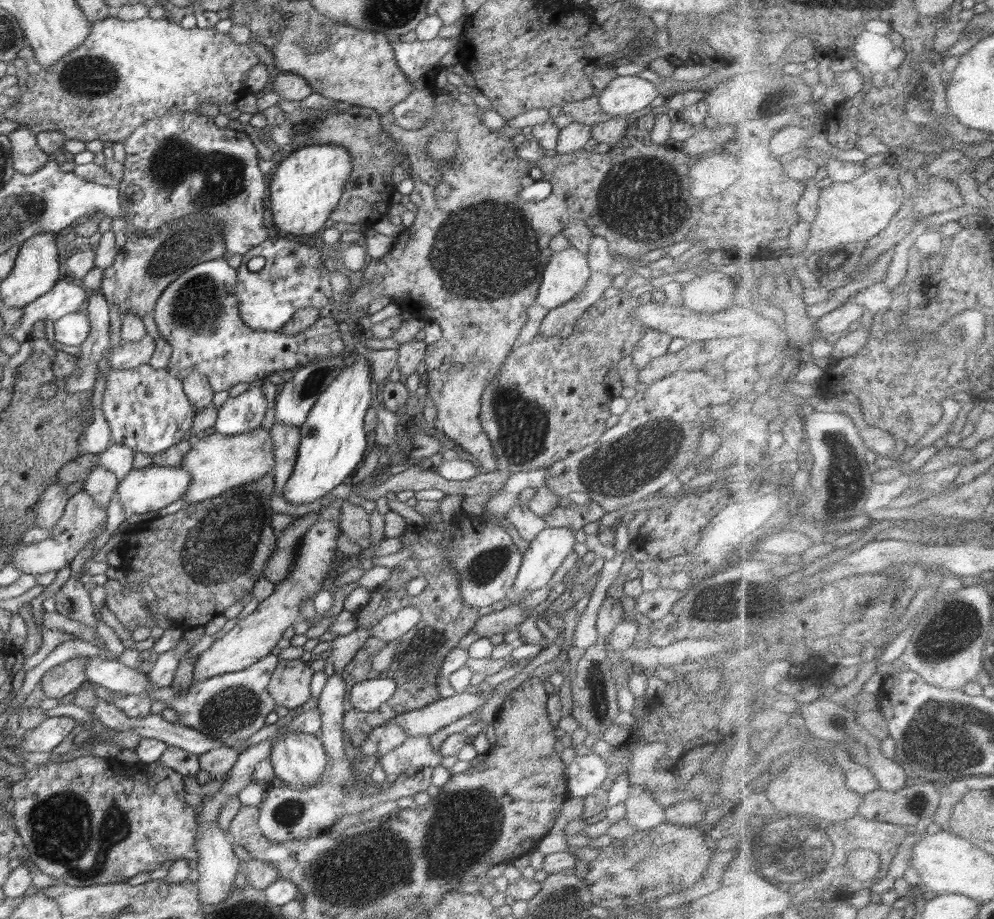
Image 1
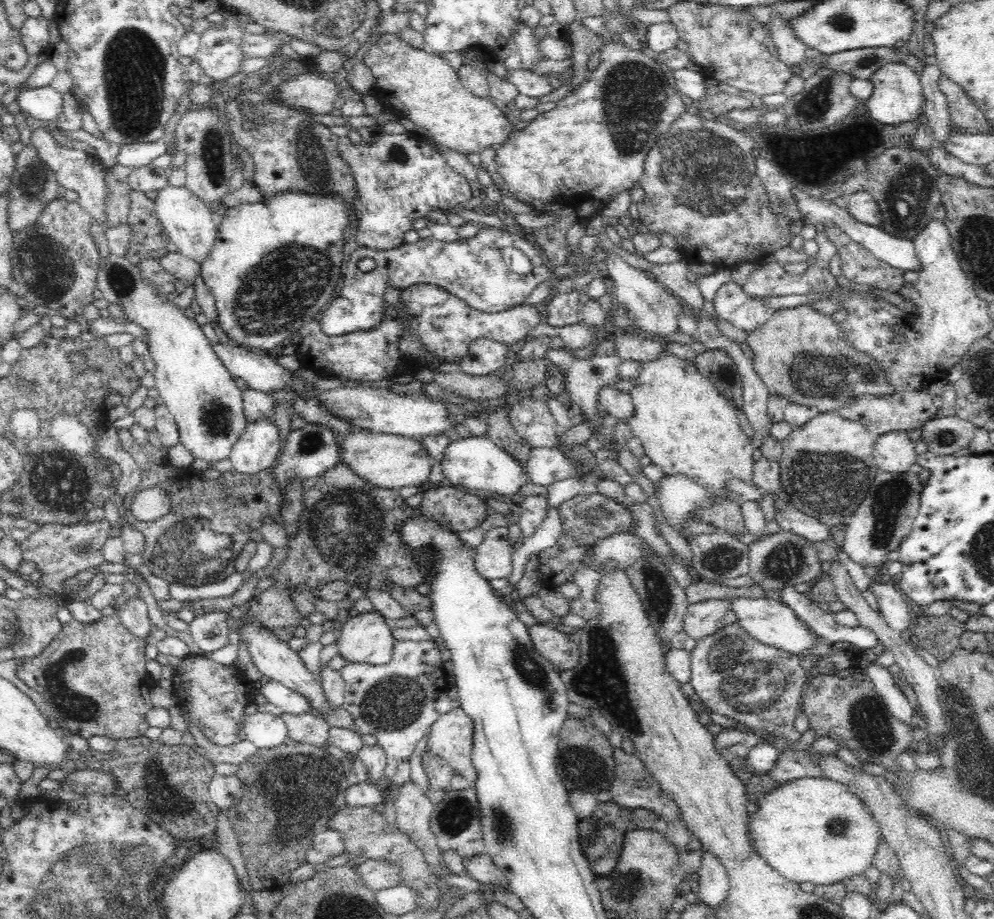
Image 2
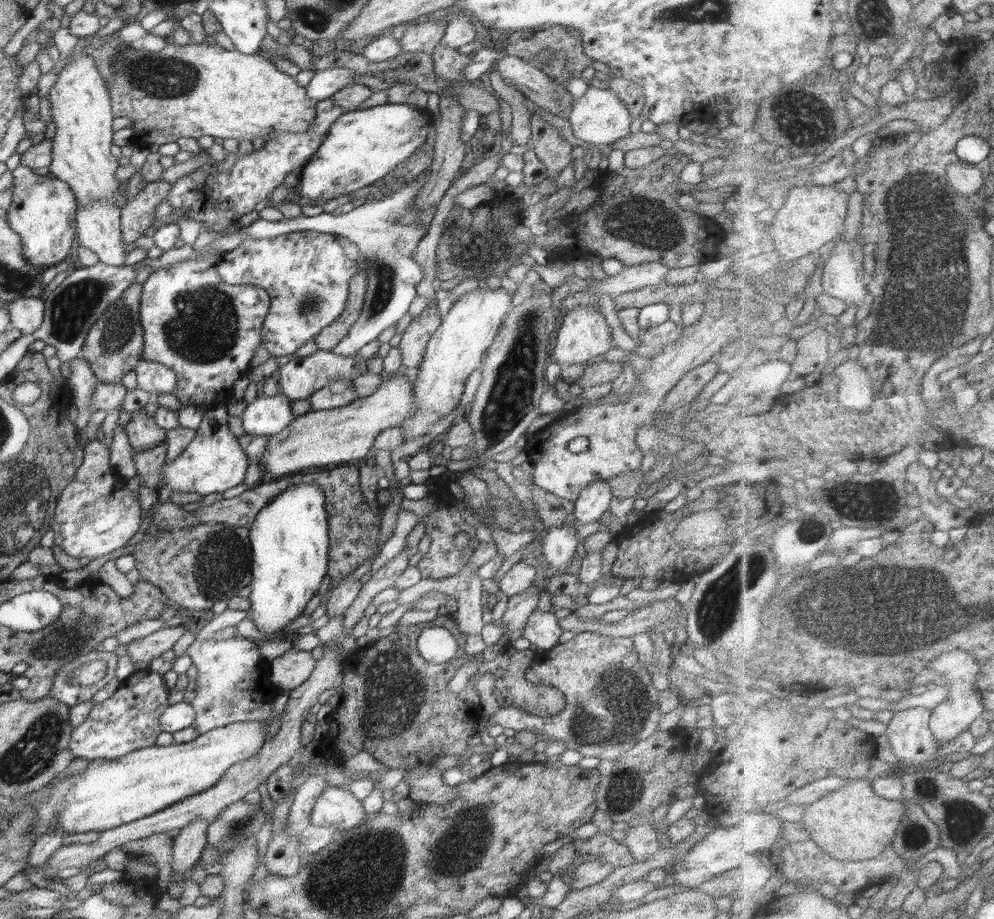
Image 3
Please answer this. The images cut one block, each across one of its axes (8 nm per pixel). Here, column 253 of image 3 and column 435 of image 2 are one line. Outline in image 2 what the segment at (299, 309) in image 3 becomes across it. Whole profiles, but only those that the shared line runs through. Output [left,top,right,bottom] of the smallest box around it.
[319,227,552,337]

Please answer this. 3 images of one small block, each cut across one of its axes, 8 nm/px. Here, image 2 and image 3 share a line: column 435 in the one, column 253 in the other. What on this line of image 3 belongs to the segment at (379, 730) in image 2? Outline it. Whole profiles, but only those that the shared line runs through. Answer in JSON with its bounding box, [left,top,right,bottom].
[184,609,278,735]

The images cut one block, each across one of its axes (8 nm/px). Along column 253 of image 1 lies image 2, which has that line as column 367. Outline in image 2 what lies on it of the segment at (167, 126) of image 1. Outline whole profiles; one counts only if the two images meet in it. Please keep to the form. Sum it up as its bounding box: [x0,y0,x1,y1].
[337,131,481,251]

